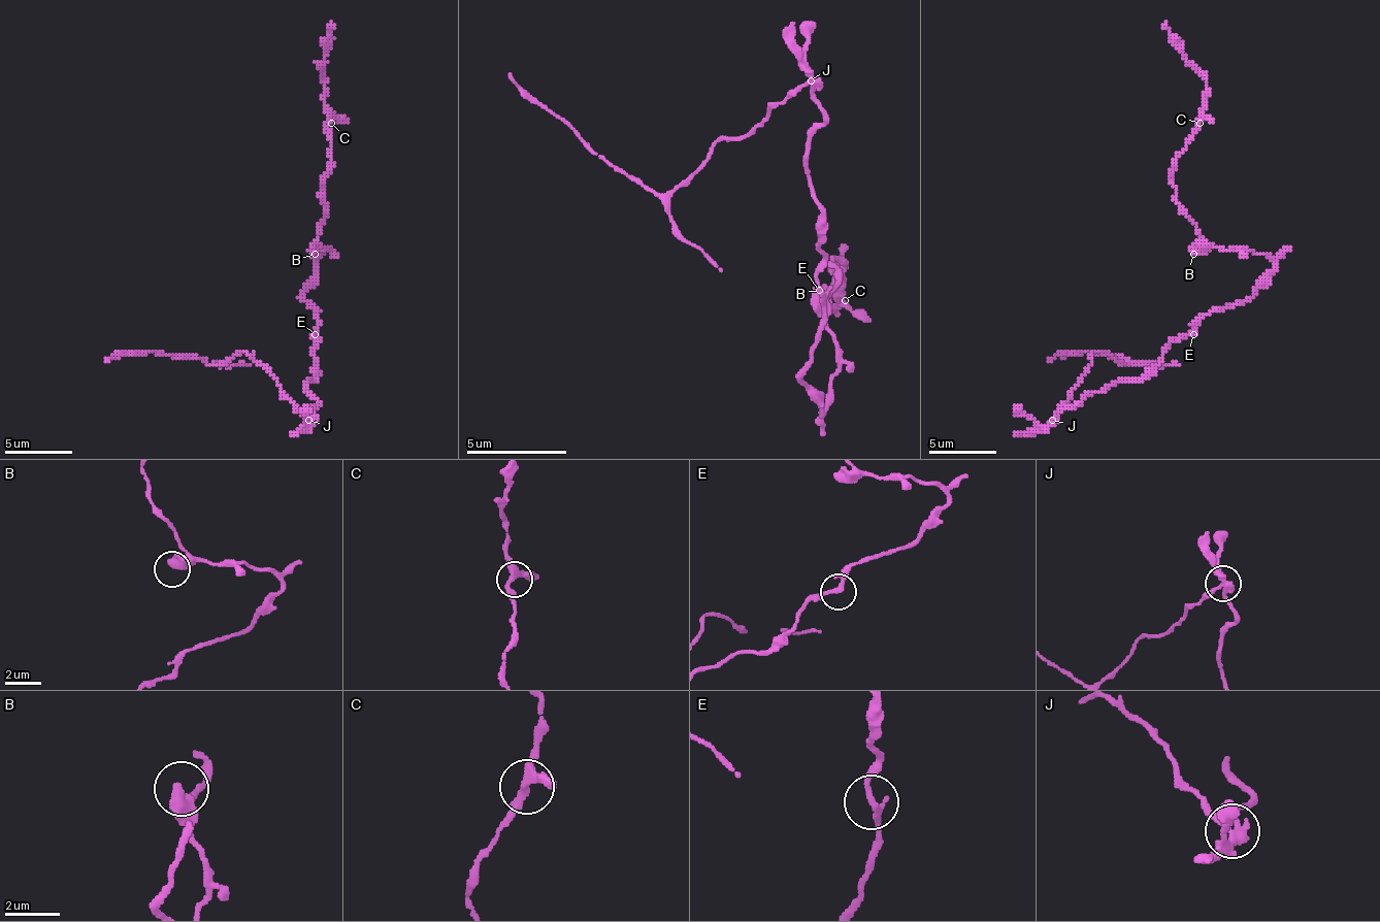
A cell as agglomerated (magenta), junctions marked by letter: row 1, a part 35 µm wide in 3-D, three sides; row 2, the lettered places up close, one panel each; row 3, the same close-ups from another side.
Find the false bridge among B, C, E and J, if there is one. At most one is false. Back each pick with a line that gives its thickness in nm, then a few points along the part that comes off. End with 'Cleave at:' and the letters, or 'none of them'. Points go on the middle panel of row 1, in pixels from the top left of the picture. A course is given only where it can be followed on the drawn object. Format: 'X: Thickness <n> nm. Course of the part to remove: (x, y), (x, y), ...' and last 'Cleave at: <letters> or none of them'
J: Thickness 280 nm. Course of the part to remove: (809, 78), (738, 139), (714, 144), (663, 195), (613, 169), (507, 74)
Cleave at: J

